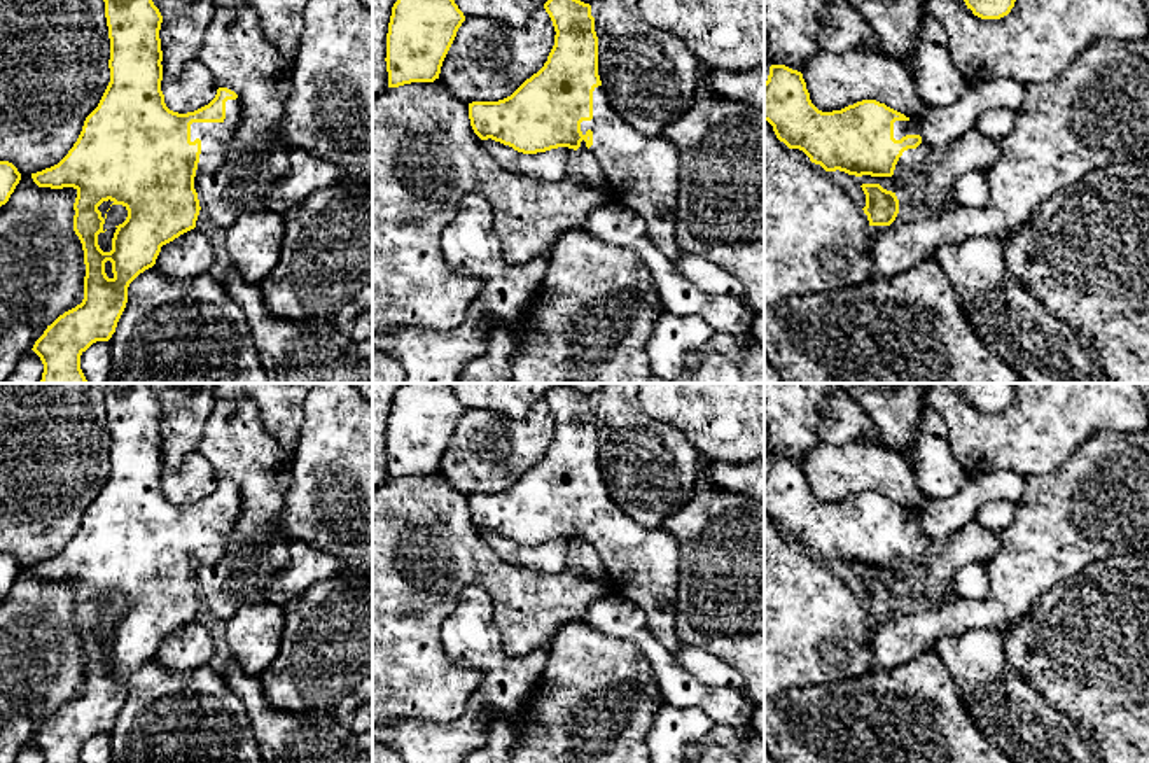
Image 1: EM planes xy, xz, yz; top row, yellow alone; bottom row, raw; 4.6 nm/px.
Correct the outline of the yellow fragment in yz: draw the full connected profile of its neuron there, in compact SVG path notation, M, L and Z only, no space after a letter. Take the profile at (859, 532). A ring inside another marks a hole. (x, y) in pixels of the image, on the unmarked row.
M771 457L764 474L764 513L780 534L803 542L825 564L862 569L901 567L922 574L941 542L920 528L918 511L862 492L841 502L818 502L803 466Z

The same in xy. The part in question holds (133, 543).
M152 383L98 385L105 394L110 430L110 474L68 546L58 556L31 565L38 579L77 583L73 623L86 656L82 695L47 718L31 740L44 763L82 763L80 747L93 735L112 730L128 695L129 676L156 656L163 637L196 620L201 598L194 569L213 565L224 556L241 511L238 486L227 480L219 480L215 490L194 504L170 502L161 483L163 408L152 394ZM108 592L122 597L128 609L115 618L112 642L103 644L98 626L105 625L105 611L98 598Z

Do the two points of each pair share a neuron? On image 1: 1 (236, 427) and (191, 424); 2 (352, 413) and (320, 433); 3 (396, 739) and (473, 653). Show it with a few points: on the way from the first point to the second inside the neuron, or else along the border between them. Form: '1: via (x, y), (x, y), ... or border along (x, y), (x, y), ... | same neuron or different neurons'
1: border along (215, 401), (196, 448) | different neurons
2: via (345, 420), (333, 433), (327, 433) | same neuron
3: via (431, 739), (448, 739), (474, 713), (488, 688) | same neuron

